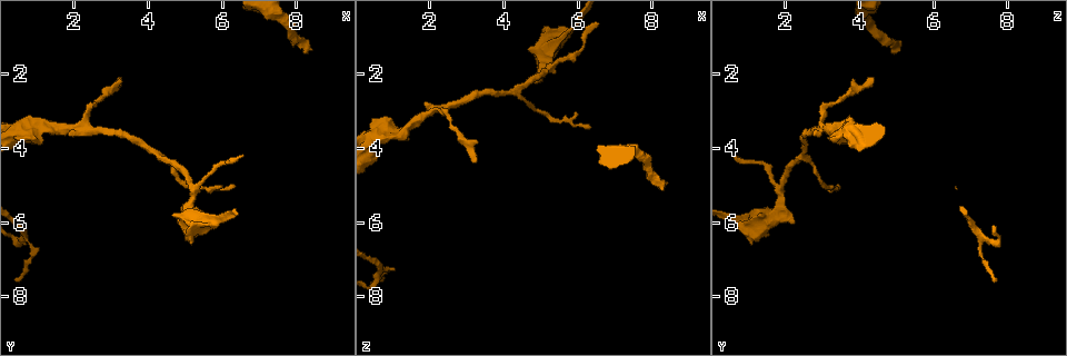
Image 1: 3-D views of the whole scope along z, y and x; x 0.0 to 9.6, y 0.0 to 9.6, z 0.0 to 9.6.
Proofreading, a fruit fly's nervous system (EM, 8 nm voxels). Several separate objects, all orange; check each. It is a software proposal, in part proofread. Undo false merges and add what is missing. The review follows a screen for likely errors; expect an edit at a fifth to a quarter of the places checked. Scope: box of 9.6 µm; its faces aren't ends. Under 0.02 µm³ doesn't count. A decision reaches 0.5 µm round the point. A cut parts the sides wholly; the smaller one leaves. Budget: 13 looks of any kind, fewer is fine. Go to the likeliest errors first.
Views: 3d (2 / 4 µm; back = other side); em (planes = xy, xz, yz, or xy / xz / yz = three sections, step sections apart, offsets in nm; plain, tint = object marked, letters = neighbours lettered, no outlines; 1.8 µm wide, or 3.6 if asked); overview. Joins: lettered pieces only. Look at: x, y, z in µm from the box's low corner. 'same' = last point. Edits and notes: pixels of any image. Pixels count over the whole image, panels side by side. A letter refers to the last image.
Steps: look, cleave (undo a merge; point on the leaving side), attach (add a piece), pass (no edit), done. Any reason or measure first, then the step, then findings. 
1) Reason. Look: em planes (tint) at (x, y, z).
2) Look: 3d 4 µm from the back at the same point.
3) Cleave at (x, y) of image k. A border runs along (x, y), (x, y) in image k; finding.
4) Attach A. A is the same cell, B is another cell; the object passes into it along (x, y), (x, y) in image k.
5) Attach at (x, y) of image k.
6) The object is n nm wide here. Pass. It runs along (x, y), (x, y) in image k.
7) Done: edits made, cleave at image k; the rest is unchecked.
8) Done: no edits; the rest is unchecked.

Long arm stops here. Look: em xy step 16 (letters) at (8.45, 1.40, 4.85).

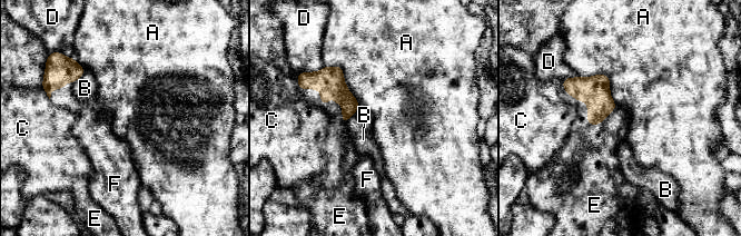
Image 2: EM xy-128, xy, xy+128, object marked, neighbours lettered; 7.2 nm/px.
Attach E. E is the same cell, A, B, C, D and F are other cells; it goes on there.

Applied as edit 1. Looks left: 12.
Redraw. Look: overview.

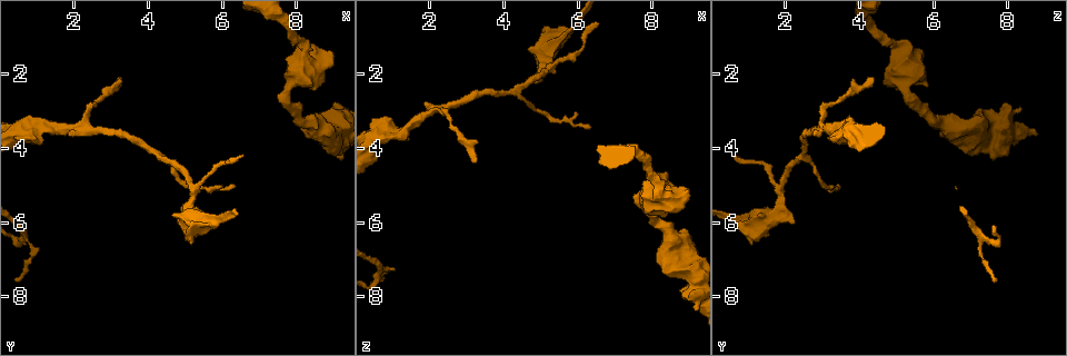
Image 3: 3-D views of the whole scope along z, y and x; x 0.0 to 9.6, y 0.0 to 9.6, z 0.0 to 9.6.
Look: em planes (letters) at (2.10, 3.50, 3.00).

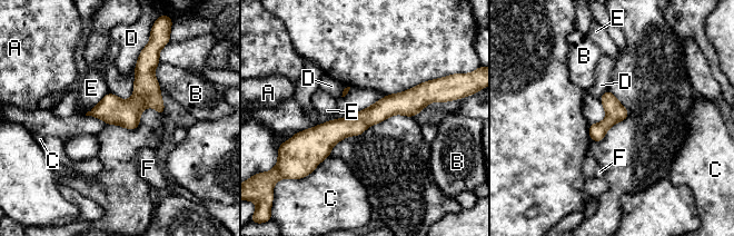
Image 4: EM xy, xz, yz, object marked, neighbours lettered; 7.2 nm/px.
Pass. A, B, C, D, E and F are other cells; a border runs along (146, 46), (134, 67) in image 4; one cell here.

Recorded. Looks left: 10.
An open end. Look: em planes (tint) at (5.10, 6.55, 1.15).

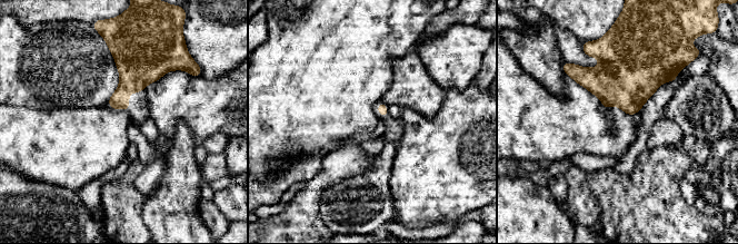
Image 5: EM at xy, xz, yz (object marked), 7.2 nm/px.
See the neighbours. Look: em planes (letters) at the same point.

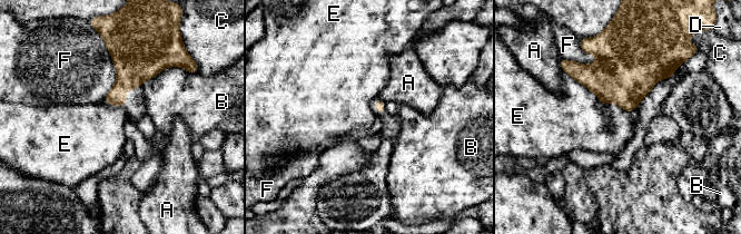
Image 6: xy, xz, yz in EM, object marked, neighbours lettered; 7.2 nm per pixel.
The longest contact is with F, 420 nm. Pass. A, B, C, D, E and F are other cells; a border runs along (562, 69), (590, 89), (602, 105) in image 6; no lettered piece goes on from it.

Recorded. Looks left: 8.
Thin end. Look: em yz step 16 (plain) at (6.55, 4.15, 0.70).

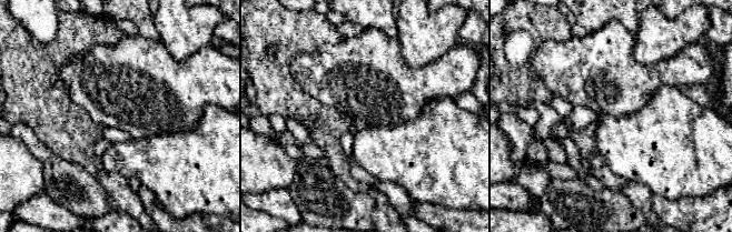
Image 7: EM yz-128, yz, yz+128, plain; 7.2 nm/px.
Where the object lies. Look: em yz step 16 (tint) at the same point.

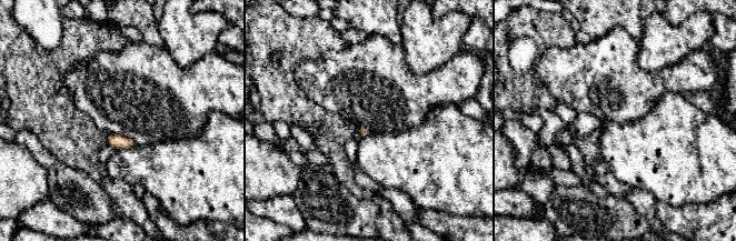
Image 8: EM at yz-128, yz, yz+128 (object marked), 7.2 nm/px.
What lies round it. Look: em yz step 16 (letters) at the same point.

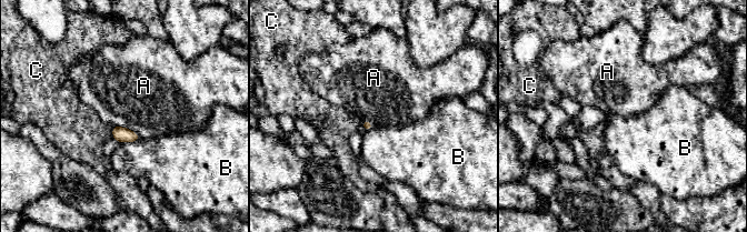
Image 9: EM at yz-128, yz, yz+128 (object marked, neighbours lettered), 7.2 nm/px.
The longest contact is with A, 240 nm. Pass. A, B and C are other cells; none of them fits.

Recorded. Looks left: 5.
Done: edits made, attach at image 2; the rest is unchecked.

